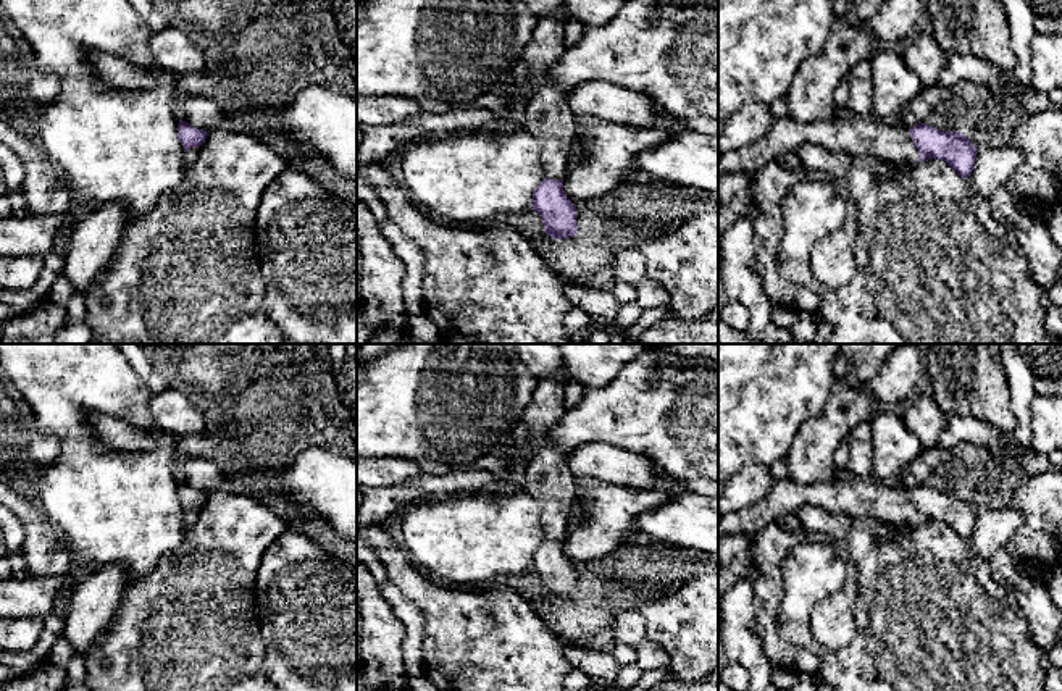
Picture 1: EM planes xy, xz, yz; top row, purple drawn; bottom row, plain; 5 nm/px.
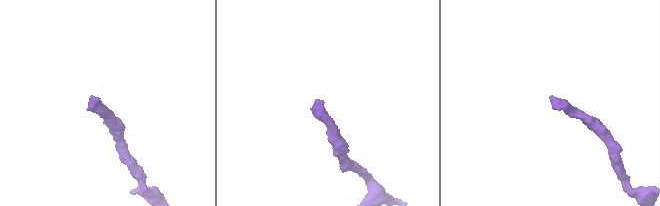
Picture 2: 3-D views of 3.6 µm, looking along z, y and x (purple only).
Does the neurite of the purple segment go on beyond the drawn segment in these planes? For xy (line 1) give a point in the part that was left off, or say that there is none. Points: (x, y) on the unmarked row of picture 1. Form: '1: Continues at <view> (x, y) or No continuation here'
1: Continues at xy (189, 517)

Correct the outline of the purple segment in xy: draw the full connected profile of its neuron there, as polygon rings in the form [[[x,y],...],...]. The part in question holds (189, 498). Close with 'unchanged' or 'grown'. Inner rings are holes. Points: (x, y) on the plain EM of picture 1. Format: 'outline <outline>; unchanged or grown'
outline [[[179,481],[178,499],[184,510],[186,525],[192,525],[199,515],[200,507],[205,504],[208,494],[190,488],[189,484]]]; grown

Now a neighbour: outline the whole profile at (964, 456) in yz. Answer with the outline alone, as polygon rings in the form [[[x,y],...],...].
[[[960,442],[954,449],[922,449],[917,459],[894,480],[886,481],[888,486],[904,488],[907,491],[925,483],[934,470],[964,471],[970,467],[993,468],[994,455],[981,446]]]

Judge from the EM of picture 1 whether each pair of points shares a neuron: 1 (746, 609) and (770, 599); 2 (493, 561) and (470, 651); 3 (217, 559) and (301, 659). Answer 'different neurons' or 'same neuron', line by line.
1: different neurons
2: different neurons
3: different neurons

